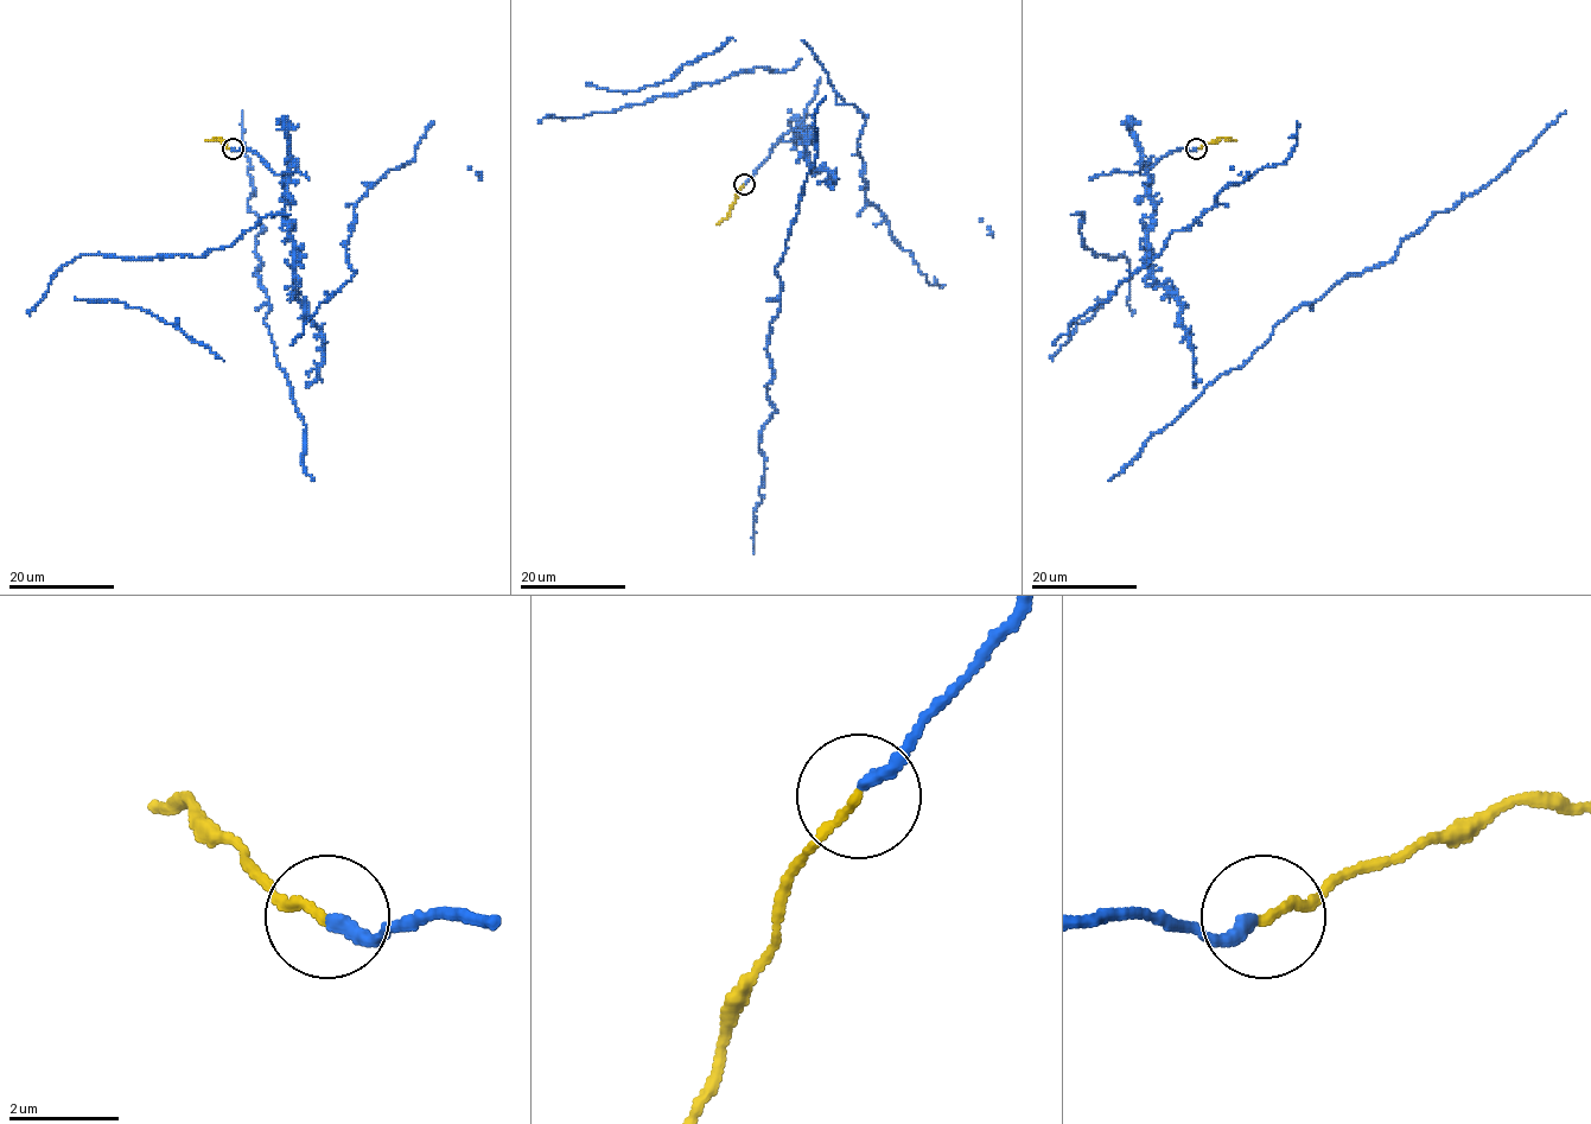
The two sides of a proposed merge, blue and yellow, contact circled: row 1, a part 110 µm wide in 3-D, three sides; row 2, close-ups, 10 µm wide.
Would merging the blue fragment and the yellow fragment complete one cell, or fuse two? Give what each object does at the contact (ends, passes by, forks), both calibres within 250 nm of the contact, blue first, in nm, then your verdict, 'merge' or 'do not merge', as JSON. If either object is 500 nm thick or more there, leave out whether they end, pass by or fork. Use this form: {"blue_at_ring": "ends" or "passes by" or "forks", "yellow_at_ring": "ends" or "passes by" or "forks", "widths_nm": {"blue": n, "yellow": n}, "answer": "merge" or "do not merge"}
{"blue_at_ring": "ends", "yellow_at_ring": "ends", "widths_nm": {"blue": 260, "yellow": 170}, "answer": "merge"}

